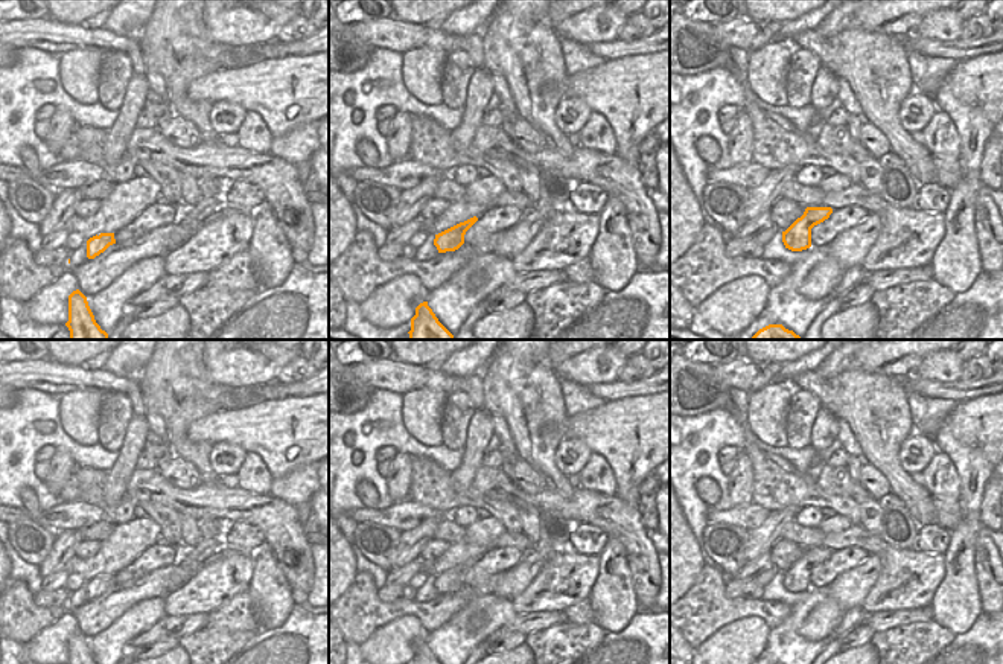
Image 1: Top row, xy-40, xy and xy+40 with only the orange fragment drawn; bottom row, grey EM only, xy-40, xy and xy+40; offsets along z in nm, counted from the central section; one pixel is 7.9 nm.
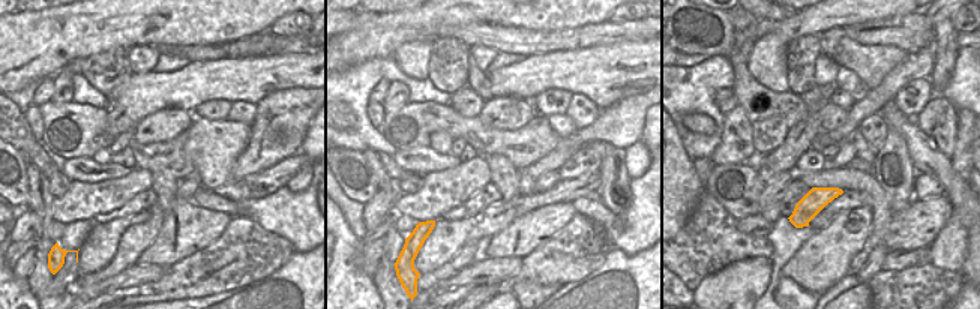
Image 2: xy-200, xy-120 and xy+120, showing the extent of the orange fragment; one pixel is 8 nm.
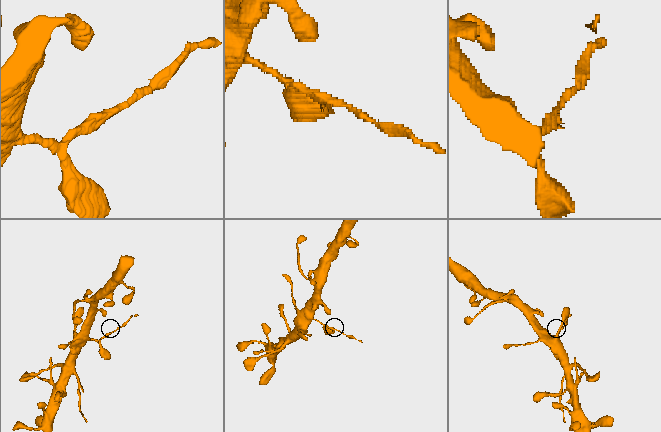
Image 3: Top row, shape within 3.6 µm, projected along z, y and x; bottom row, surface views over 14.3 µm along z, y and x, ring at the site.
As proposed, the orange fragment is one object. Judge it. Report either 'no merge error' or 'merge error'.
merge error

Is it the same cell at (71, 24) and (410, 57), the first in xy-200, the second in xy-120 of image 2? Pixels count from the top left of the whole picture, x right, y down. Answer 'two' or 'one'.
two

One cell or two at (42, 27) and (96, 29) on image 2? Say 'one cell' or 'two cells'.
one cell

